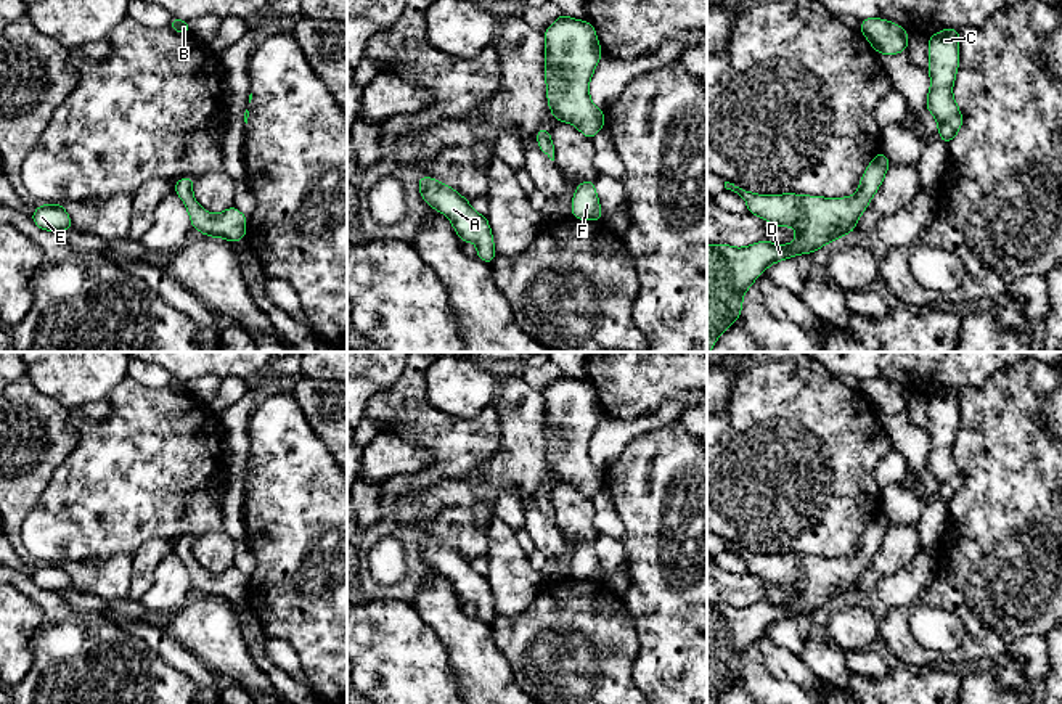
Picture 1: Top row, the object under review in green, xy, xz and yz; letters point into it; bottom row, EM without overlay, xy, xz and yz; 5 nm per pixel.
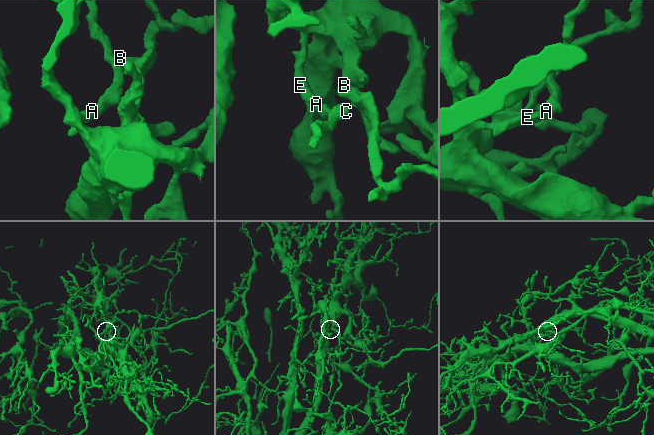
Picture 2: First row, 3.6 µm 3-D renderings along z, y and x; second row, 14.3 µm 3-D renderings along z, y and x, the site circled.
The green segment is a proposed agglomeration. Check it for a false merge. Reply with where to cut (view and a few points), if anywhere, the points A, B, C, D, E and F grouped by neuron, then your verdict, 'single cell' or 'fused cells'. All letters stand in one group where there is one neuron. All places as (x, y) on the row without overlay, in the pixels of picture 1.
cut none; groups A B C D E F; single cell

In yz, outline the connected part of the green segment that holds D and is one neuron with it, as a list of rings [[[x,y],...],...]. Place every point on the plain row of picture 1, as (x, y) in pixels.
[[[879,511],[866,527],[856,555],[847,558],[755,555],[725,542],[726,550],[745,559],[747,572],[782,588],[794,585],[795,601],[774,604],[763,600],[745,608],[707,604],[707,704],[715,704],[741,678],[744,653],[771,624],[811,614],[853,591],[888,527],[887,516]]]

